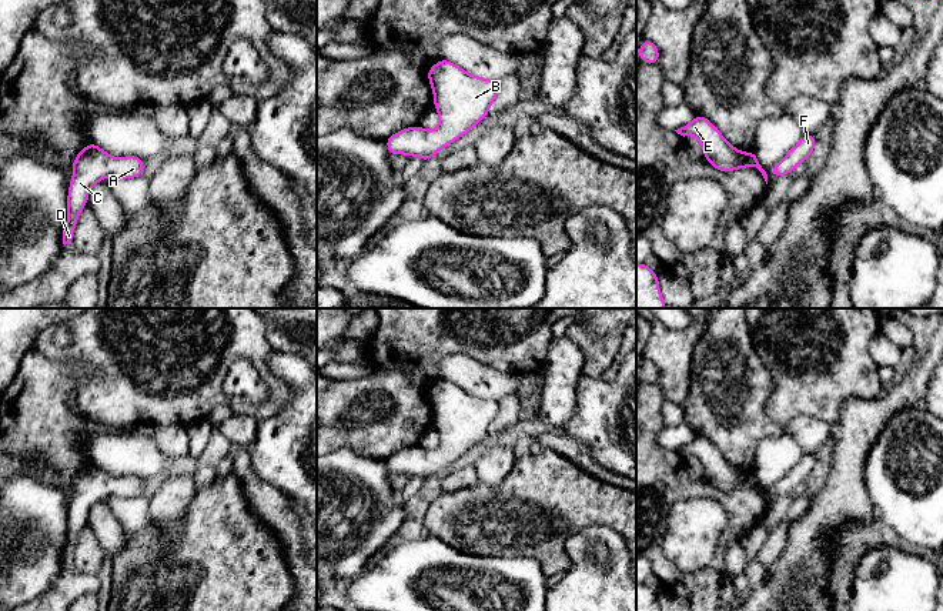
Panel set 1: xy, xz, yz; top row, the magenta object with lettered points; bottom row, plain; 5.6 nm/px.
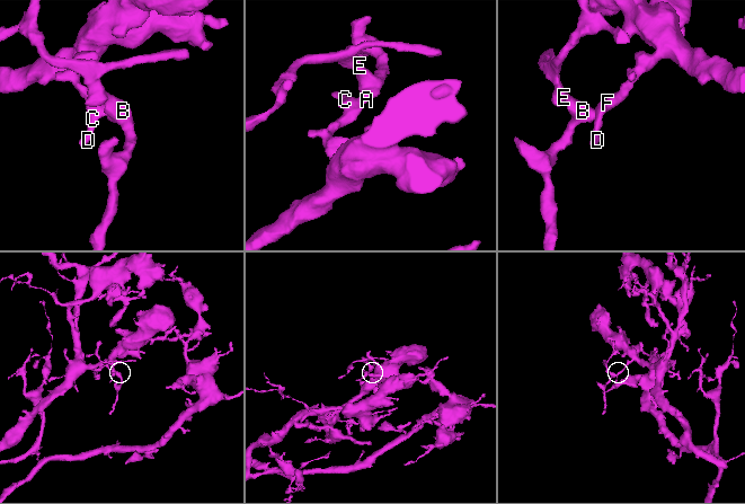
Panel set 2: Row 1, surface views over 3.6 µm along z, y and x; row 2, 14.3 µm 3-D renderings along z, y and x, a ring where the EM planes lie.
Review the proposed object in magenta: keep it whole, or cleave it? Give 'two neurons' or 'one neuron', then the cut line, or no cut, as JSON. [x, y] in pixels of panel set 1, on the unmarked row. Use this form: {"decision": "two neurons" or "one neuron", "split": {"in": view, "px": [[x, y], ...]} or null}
{"decision": "one neuron", "split": null}

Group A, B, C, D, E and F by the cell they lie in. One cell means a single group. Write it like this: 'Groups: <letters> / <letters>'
Groups: A B C D E F

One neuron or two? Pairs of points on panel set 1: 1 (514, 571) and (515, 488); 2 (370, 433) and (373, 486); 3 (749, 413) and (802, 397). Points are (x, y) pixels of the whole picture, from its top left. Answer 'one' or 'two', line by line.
1: two
2: two
3: two

